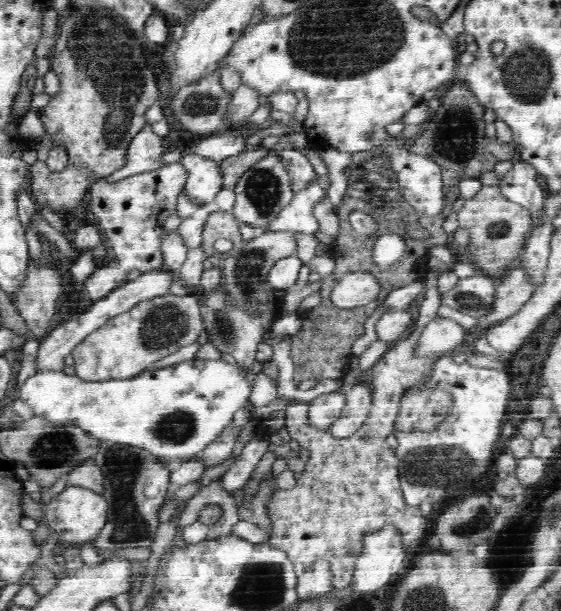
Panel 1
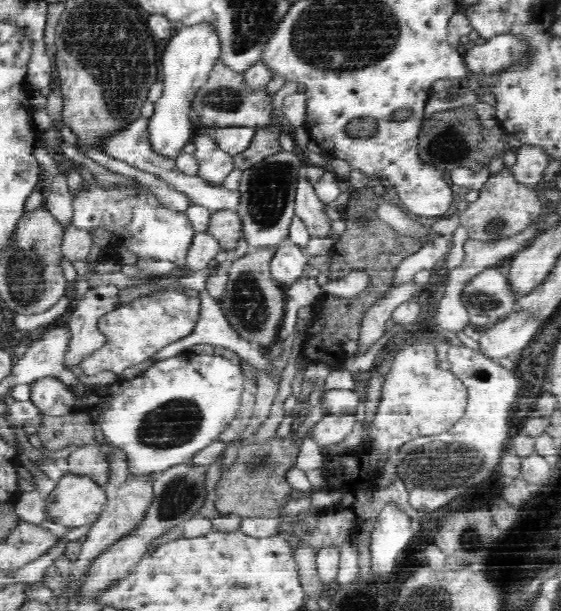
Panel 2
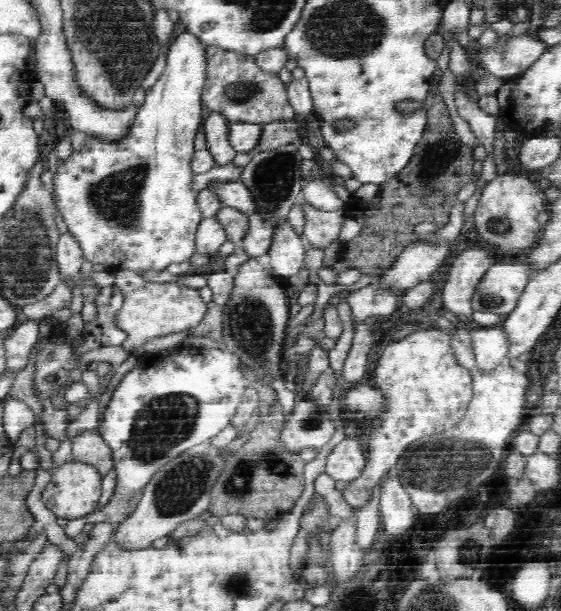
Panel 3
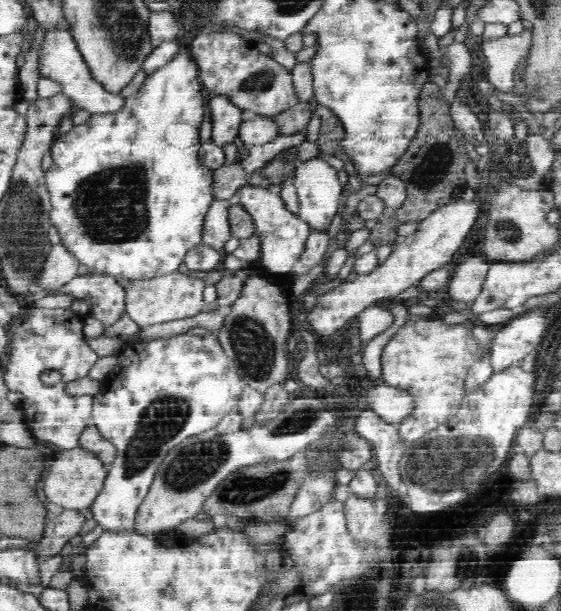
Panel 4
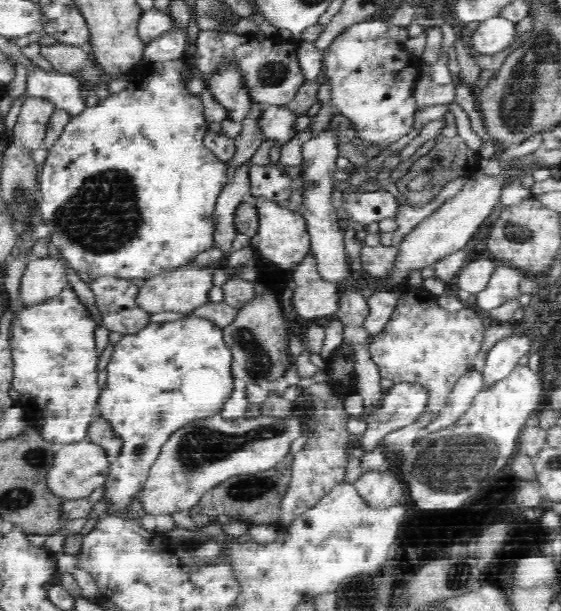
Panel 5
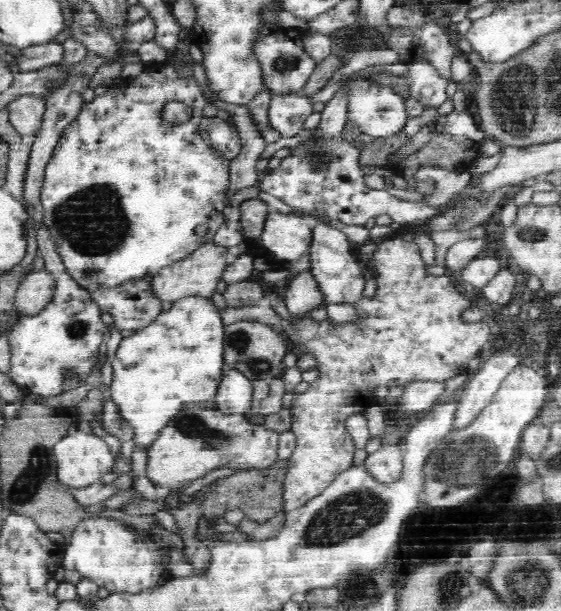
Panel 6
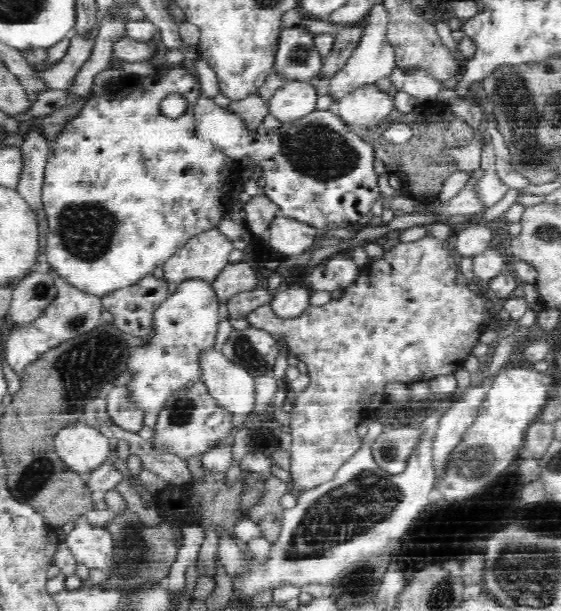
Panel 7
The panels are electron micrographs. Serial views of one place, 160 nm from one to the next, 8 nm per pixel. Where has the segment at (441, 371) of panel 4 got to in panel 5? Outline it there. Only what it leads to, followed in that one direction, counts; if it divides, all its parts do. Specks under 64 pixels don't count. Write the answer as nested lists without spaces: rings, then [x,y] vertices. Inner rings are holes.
[[[398,288],[396,292],[400,292],[398,306],[392,312],[390,320],[386,322],[384,330],[376,338],[368,338],[369,352],[372,361],[379,367],[379,374],[382,379],[389,379],[395,384],[408,382],[422,385],[428,391],[428,402],[425,410],[432,413],[433,419],[436,419],[446,404],[448,394],[455,388],[456,382],[476,367],[478,351],[482,348],[487,326],[482,324],[480,314],[474,314],[466,306],[450,316],[448,310],[442,310],[440,306],[436,306],[434,296],[426,292],[426,289]]]

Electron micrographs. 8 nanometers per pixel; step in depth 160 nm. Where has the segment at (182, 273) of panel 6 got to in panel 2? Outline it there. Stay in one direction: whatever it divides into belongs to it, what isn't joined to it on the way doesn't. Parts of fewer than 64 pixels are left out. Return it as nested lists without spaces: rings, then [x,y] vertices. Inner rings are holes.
[[[158,290],[154,294],[141,295],[100,318],[98,330],[107,336],[104,347],[88,354],[78,368],[86,376],[96,376],[103,370],[120,376],[127,368],[149,360],[172,342],[192,334],[200,312],[200,297],[186,295],[182,290]]]

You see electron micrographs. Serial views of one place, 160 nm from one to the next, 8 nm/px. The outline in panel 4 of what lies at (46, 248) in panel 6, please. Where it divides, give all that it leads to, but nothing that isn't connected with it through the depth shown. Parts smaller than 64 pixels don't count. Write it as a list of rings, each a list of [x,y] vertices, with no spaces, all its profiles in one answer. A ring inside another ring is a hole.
[[[31,304],[24,309],[22,315],[23,319],[21,319],[21,322],[16,321],[15,324],[10,328],[10,338],[9,338],[10,348],[6,356],[6,362],[8,362],[8,364],[7,364],[7,372],[5,375],[5,384],[7,385],[7,388],[10,391],[19,392],[22,393],[22,395],[24,395],[25,400],[20,404],[19,408],[23,410],[23,413],[25,414],[26,425],[28,426],[28,429],[30,430],[31,434],[36,438],[36,440],[44,442],[52,442],[52,444],[55,444],[62,451],[76,448],[79,446],[80,435],[83,434],[84,430],[88,426],[93,425],[92,416],[93,416],[93,402],[95,401],[94,400],[95,396],[92,395],[72,396],[66,393],[66,390],[60,390],[60,384],[64,386],[64,382],[72,382],[74,380],[77,380],[78,378],[85,378],[86,376],[88,376],[90,369],[99,359],[98,354],[96,354],[95,351],[91,350],[89,345],[86,344],[86,342],[84,342],[84,337],[86,337],[84,336],[84,332],[82,332],[82,326],[84,326],[84,324],[72,324],[72,318],[74,318],[74,312],[70,312],[70,308],[68,308],[68,310],[62,310],[62,308],[44,309],[41,307],[40,308],[35,307],[33,304]],[[45,370],[52,370],[52,371],[57,370],[58,372],[60,372],[60,374],[62,374],[62,382],[60,382],[60,384],[56,384],[56,386],[52,386],[52,388],[44,386],[44,384],[40,380],[40,375]]]

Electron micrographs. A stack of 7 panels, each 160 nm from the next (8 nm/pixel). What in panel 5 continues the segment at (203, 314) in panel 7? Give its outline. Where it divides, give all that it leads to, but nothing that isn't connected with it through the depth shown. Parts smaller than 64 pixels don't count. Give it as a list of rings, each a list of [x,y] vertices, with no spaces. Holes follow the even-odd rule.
[[[191,312],[184,319],[159,324],[150,322],[136,334],[123,335],[114,345],[114,349],[107,367],[108,380],[97,402],[97,415],[112,423],[115,435],[123,442],[116,462],[111,463],[104,485],[104,498],[108,501],[109,515],[125,518],[128,506],[143,490],[150,466],[156,462],[170,434],[174,434],[181,427],[189,426],[197,419],[221,415],[222,406],[234,390],[233,357],[223,339],[223,329],[211,320],[192,316]]]

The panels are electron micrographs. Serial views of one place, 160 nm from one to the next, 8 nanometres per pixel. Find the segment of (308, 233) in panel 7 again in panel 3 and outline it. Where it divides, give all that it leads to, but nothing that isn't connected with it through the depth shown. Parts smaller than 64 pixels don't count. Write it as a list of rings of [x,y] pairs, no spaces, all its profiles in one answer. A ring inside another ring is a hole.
[[[233,178],[226,182],[212,183],[208,187],[223,206],[236,208],[246,216],[255,211],[250,189],[246,188],[241,180]],[[289,221],[280,224],[274,230],[274,238],[267,252],[272,274],[290,282],[302,270],[306,251],[304,238],[296,234],[294,226]]]

